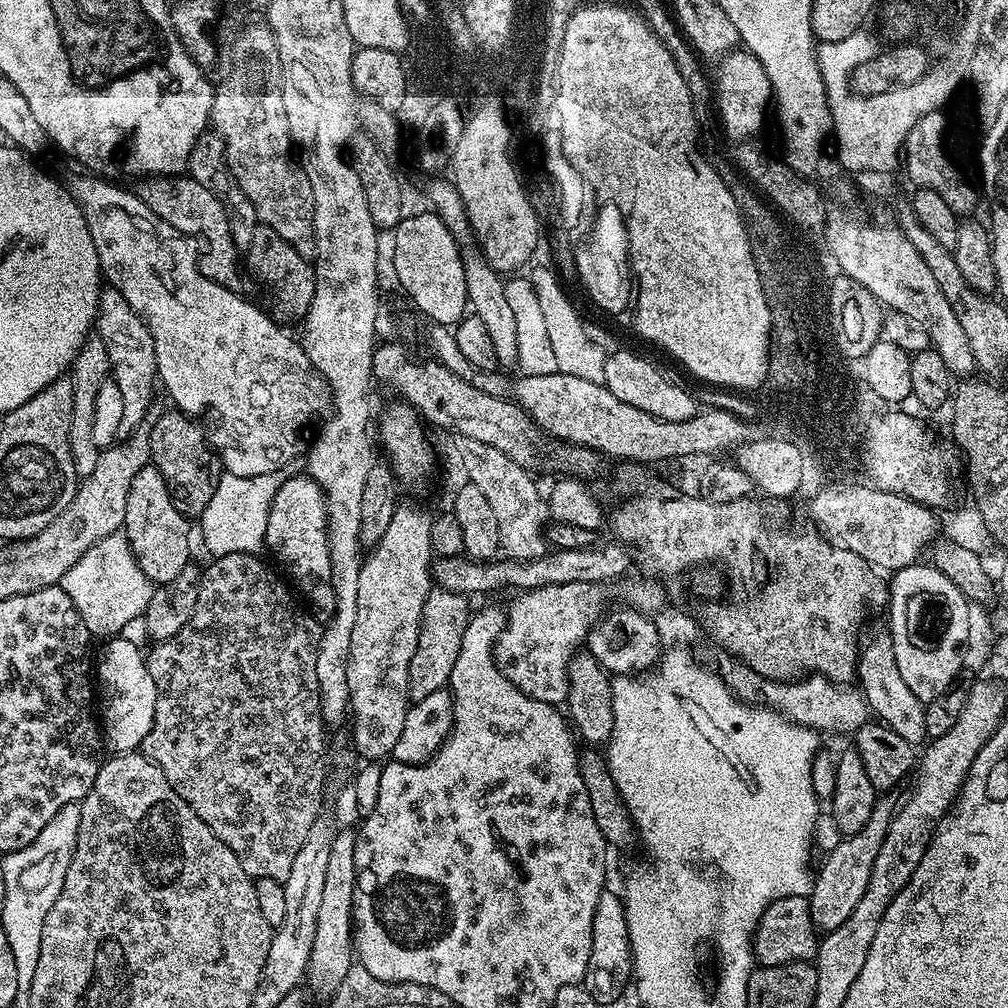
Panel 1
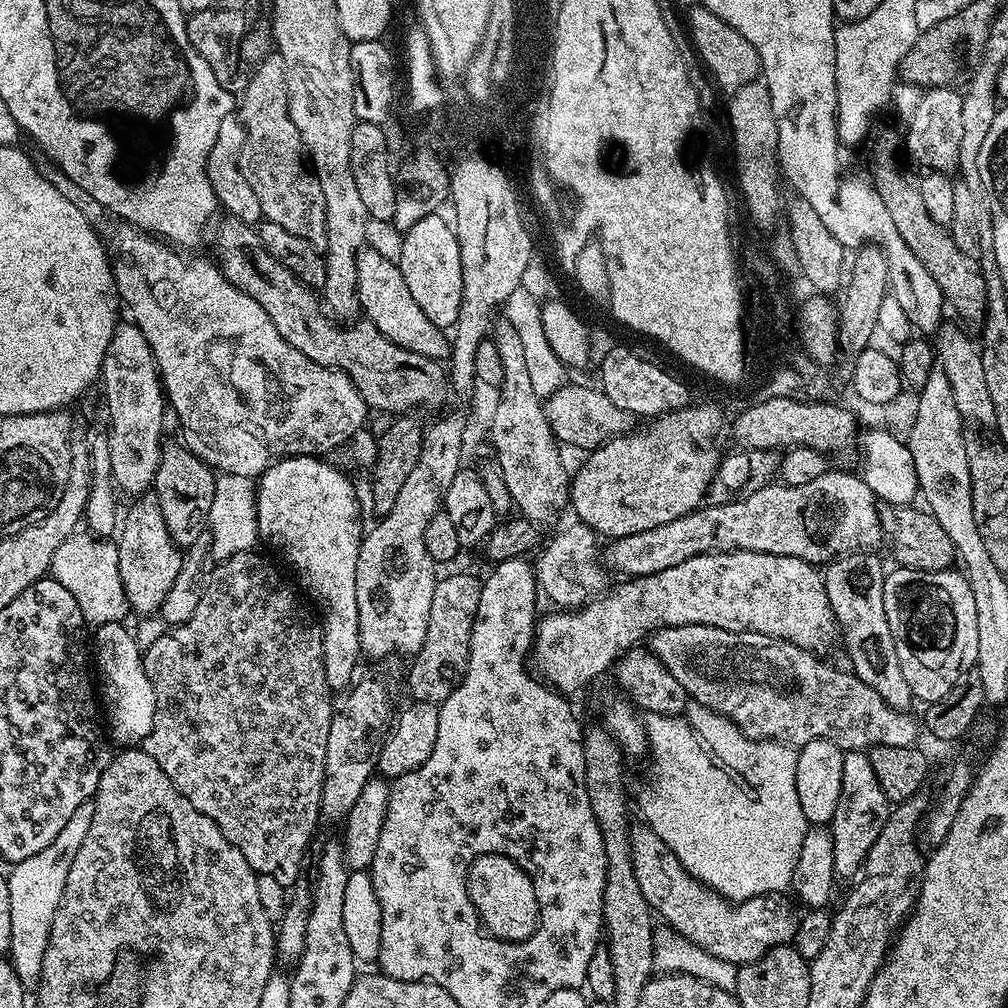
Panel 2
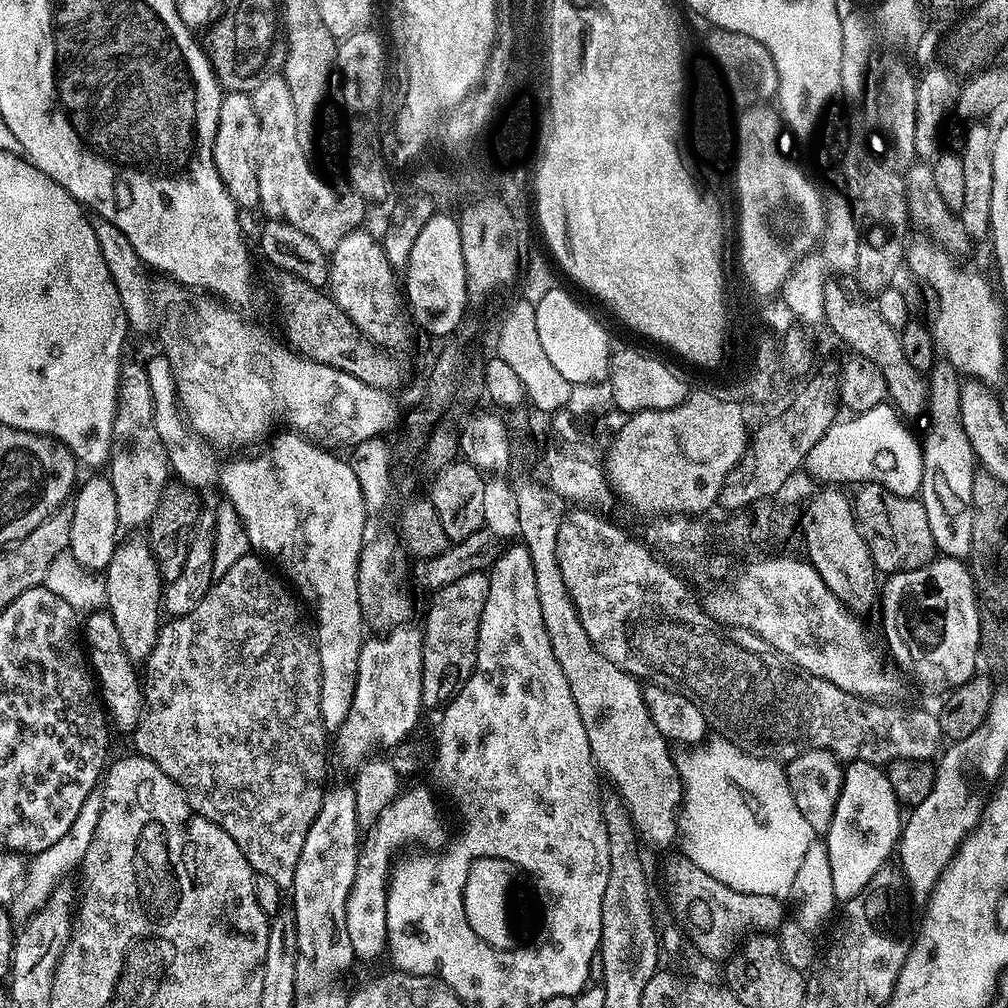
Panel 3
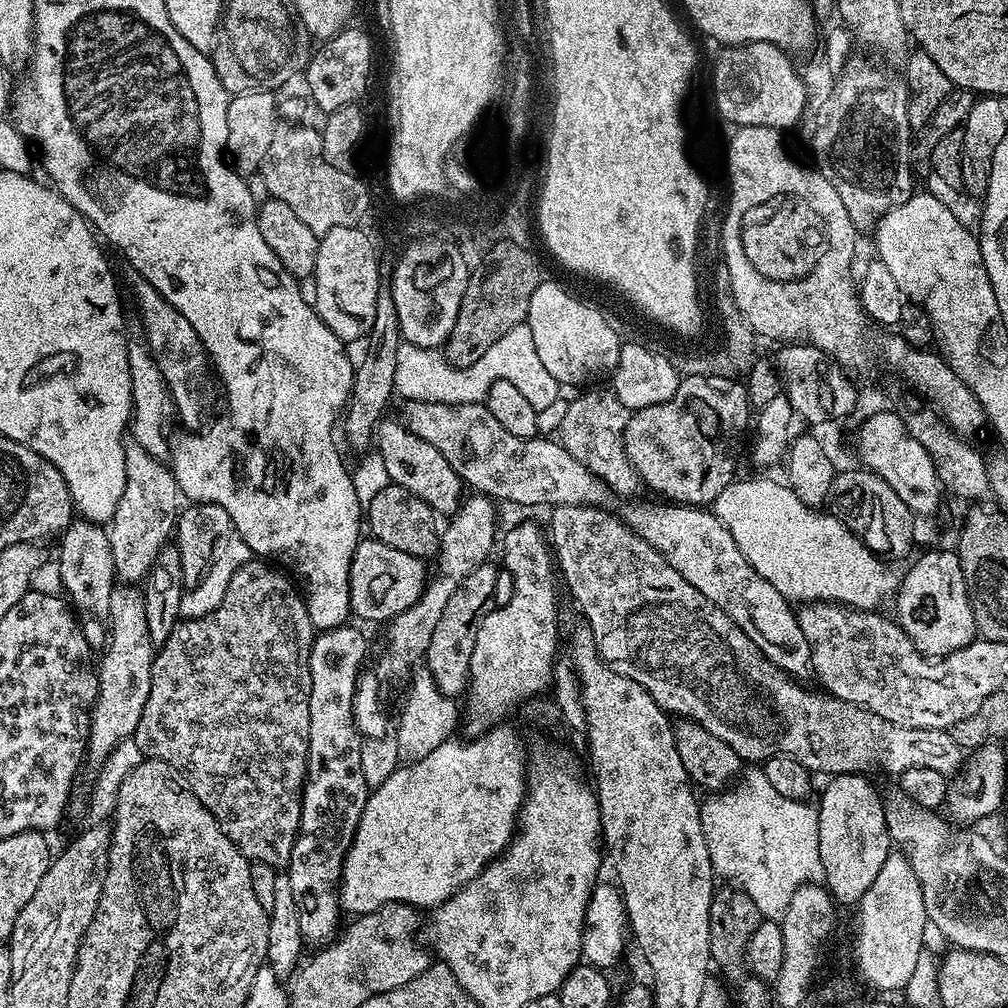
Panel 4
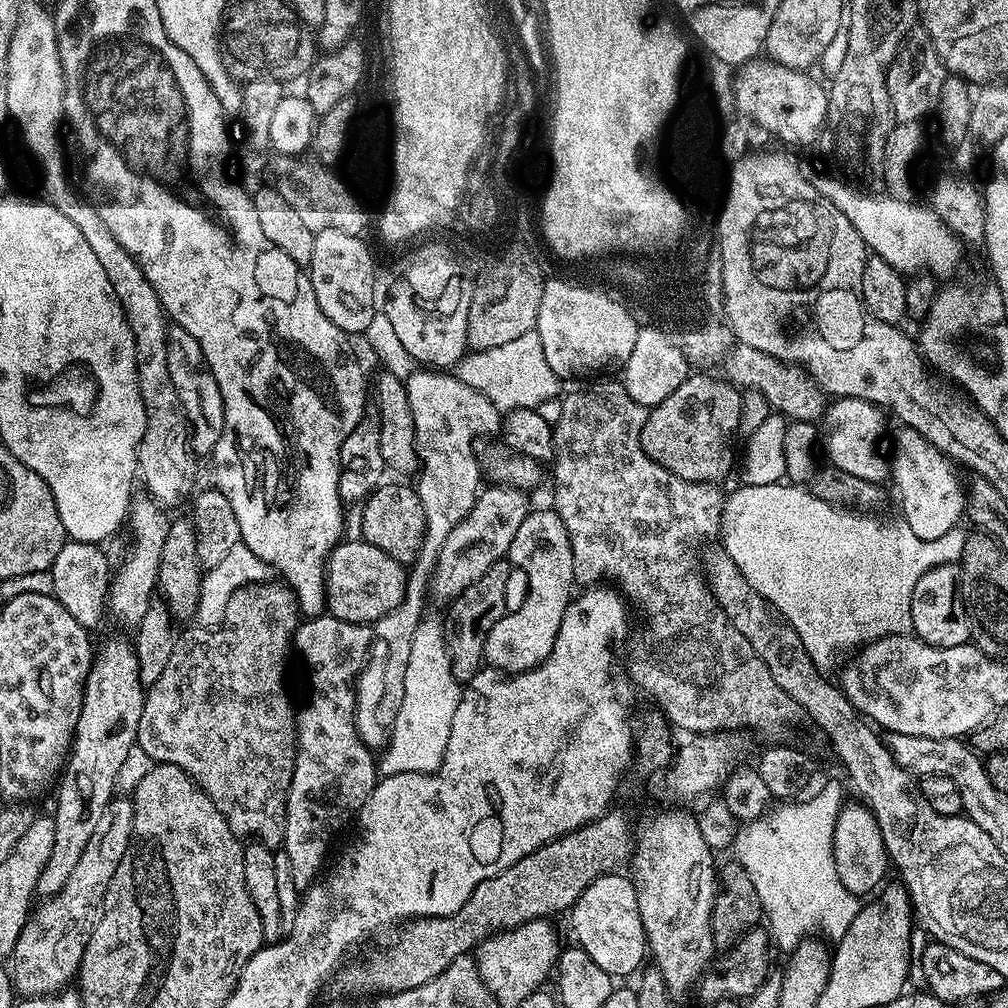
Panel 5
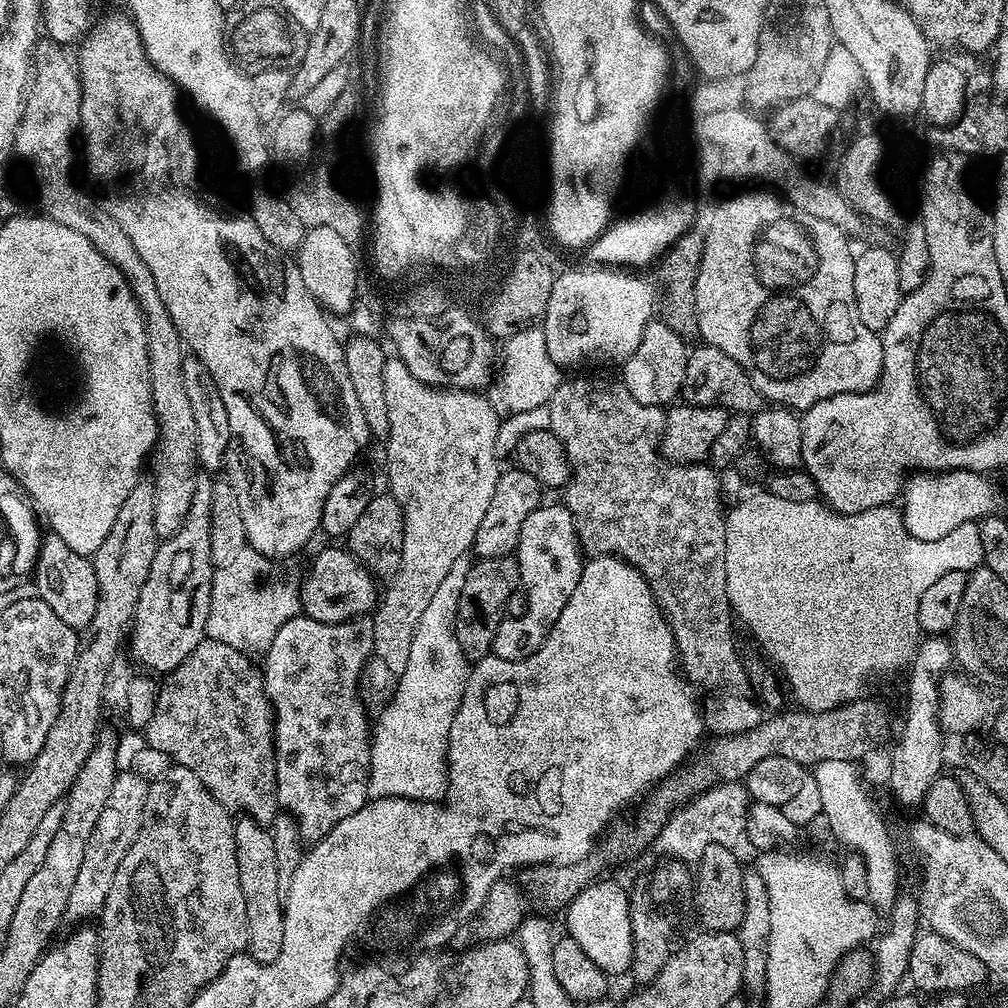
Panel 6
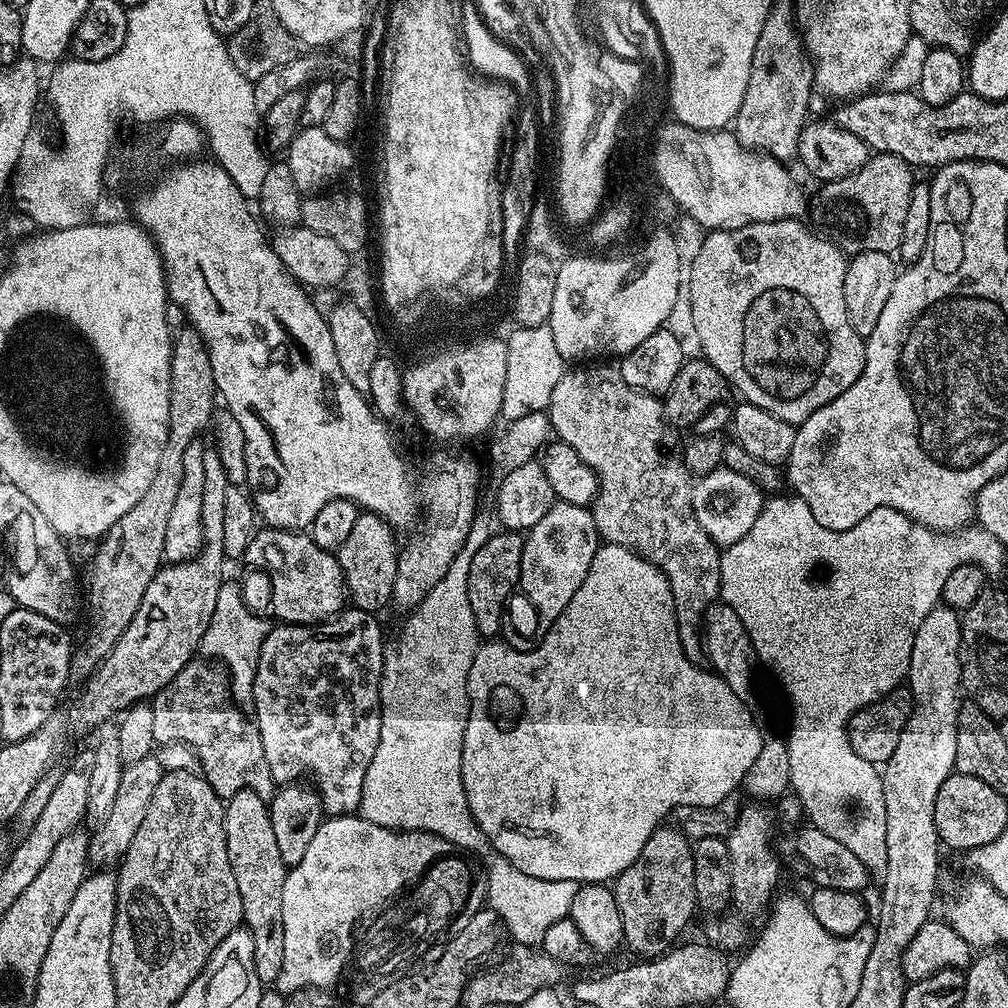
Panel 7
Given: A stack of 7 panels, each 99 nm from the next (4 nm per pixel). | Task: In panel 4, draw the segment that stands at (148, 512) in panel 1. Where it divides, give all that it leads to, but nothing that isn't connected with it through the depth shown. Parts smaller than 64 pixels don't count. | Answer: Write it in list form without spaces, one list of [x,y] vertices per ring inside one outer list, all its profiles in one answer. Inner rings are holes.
[[[116,586],[113,587],[110,594],[110,618],[108,619],[108,642],[102,649],[102,655],[98,660],[98,671],[96,674],[96,701],[92,707],[92,720],[88,724],[88,747],[86,749],[86,760],[90,765],[99,766],[104,763],[104,759],[110,754],[110,750],[114,750],[114,746],[118,746],[118,742],[135,737],[136,727],[138,726],[138,718],[142,718],[142,710],[146,710],[146,698],[150,698],[150,678],[152,677],[152,658],[154,655],[154,646],[150,642],[150,630],[146,630],[146,606],[144,605],[144,597],[141,589],[136,586]]]

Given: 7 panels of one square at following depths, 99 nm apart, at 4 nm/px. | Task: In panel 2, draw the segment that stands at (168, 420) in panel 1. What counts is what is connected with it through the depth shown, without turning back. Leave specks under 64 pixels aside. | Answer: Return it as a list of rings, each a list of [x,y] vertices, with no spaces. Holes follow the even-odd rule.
[[[180,444],[167,445],[163,449],[156,472],[154,495],[162,510],[162,518],[166,518],[166,530],[170,530],[170,538],[181,549],[187,550],[197,538],[205,535],[217,477],[213,469],[192,453],[191,448]]]

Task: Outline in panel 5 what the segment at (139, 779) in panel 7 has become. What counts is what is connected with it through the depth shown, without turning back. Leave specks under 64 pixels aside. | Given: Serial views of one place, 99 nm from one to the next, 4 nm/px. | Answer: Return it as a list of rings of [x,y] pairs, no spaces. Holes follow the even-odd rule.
[[[127,795],[113,798],[102,810],[102,819],[94,834],[90,834],[90,842],[86,842],[86,850],[82,850],[82,858],[78,858],[78,866],[74,866],[74,874],[70,874],[66,886],[56,896],[47,897],[41,903],[44,905],[29,915],[10,957],[12,983],[21,997],[53,996],[77,979],[84,951],[104,911],[106,890],[114,878],[114,870],[118,870],[132,842],[135,813]]]

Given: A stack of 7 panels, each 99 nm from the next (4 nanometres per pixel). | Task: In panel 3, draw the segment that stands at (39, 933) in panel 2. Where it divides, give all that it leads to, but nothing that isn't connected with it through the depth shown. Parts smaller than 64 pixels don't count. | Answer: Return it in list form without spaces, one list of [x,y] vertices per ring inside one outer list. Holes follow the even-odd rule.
[[[99,791],[91,792],[82,802],[82,810],[78,810],[78,818],[74,818],[74,826],[54,842],[46,850],[35,853],[26,868],[26,877],[23,886],[19,889],[15,900],[10,905],[10,915],[13,921],[24,922],[33,912],[37,912],[41,905],[48,900],[56,885],[65,879],[64,876],[71,868],[81,865],[86,850],[90,850],[90,842],[94,842],[94,830],[98,830],[98,818],[104,809],[104,798]]]

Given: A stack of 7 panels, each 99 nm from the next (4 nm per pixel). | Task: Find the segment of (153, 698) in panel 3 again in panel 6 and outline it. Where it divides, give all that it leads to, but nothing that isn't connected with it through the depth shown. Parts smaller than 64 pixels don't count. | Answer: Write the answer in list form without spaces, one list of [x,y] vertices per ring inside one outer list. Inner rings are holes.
[[[205,638],[174,671],[167,673],[168,681],[159,685],[154,718],[150,718],[146,729],[146,744],[190,770],[223,808],[268,826],[281,811],[276,793],[274,709],[264,689],[261,669],[248,660],[251,659],[234,646]]]

